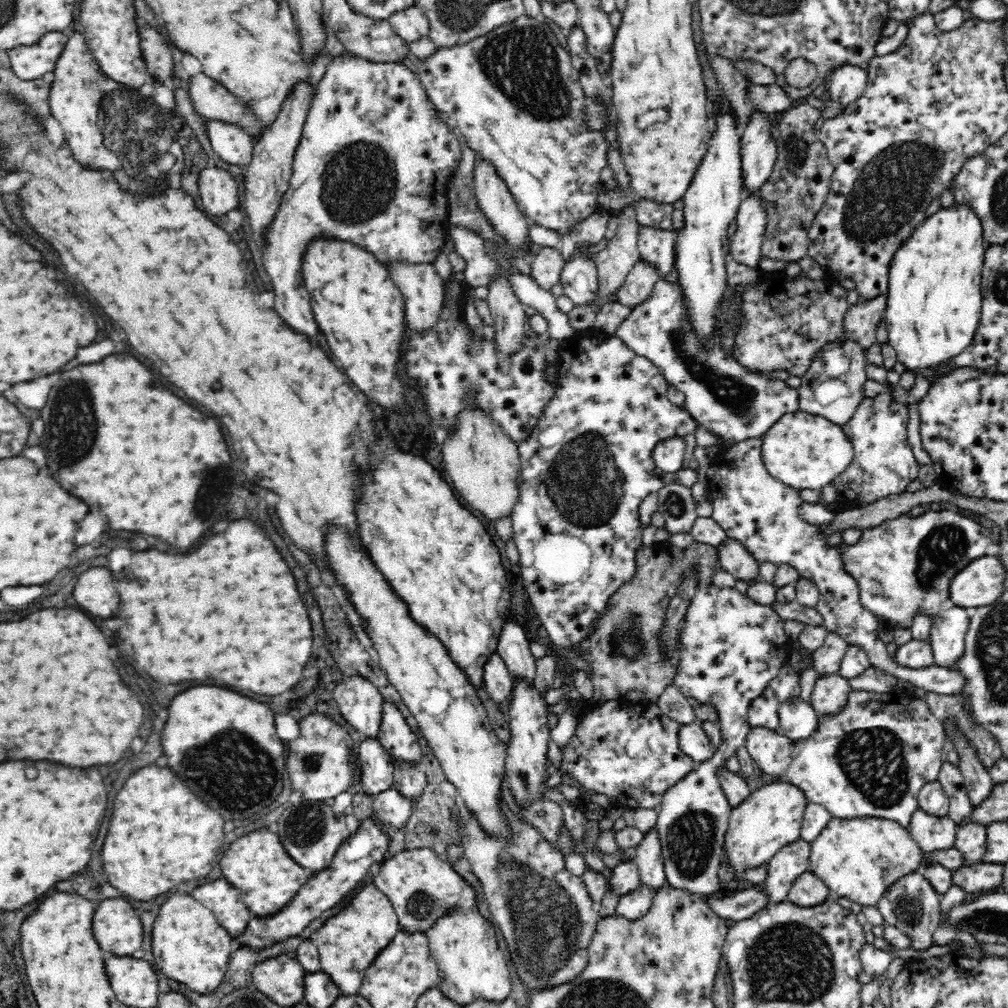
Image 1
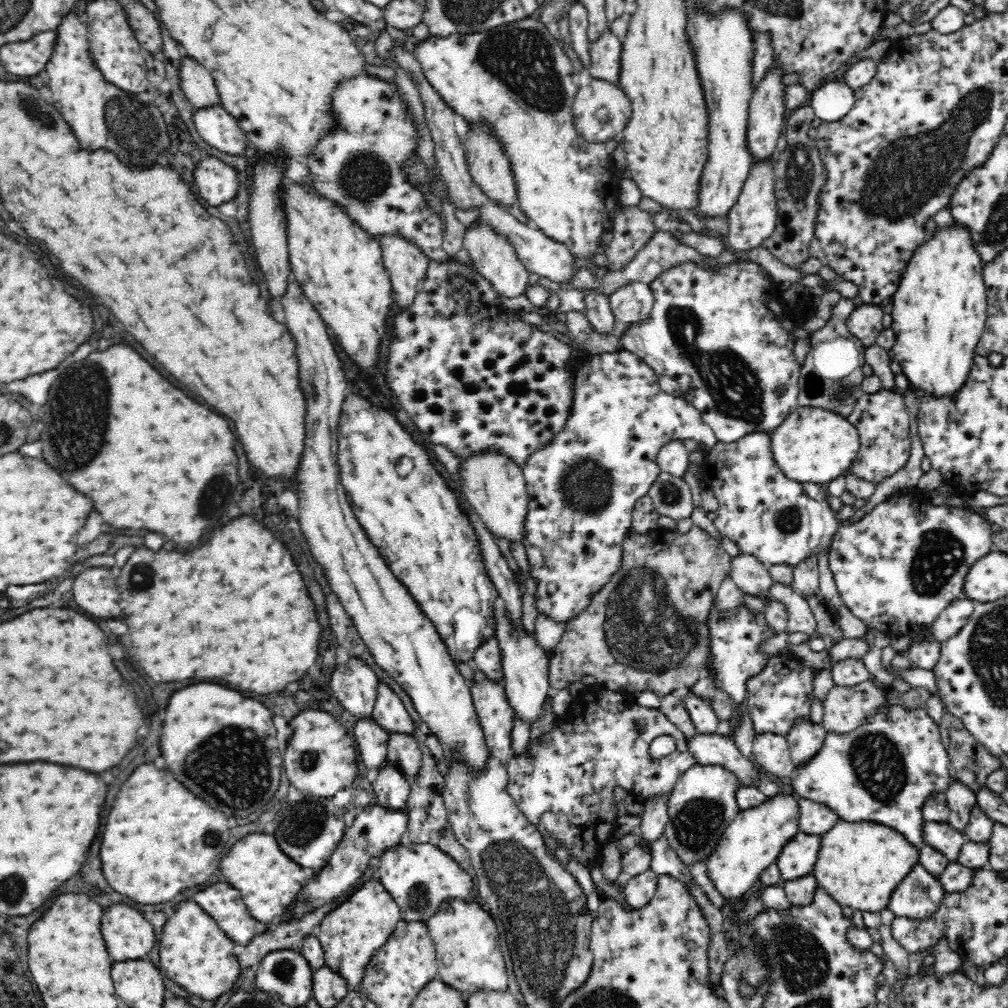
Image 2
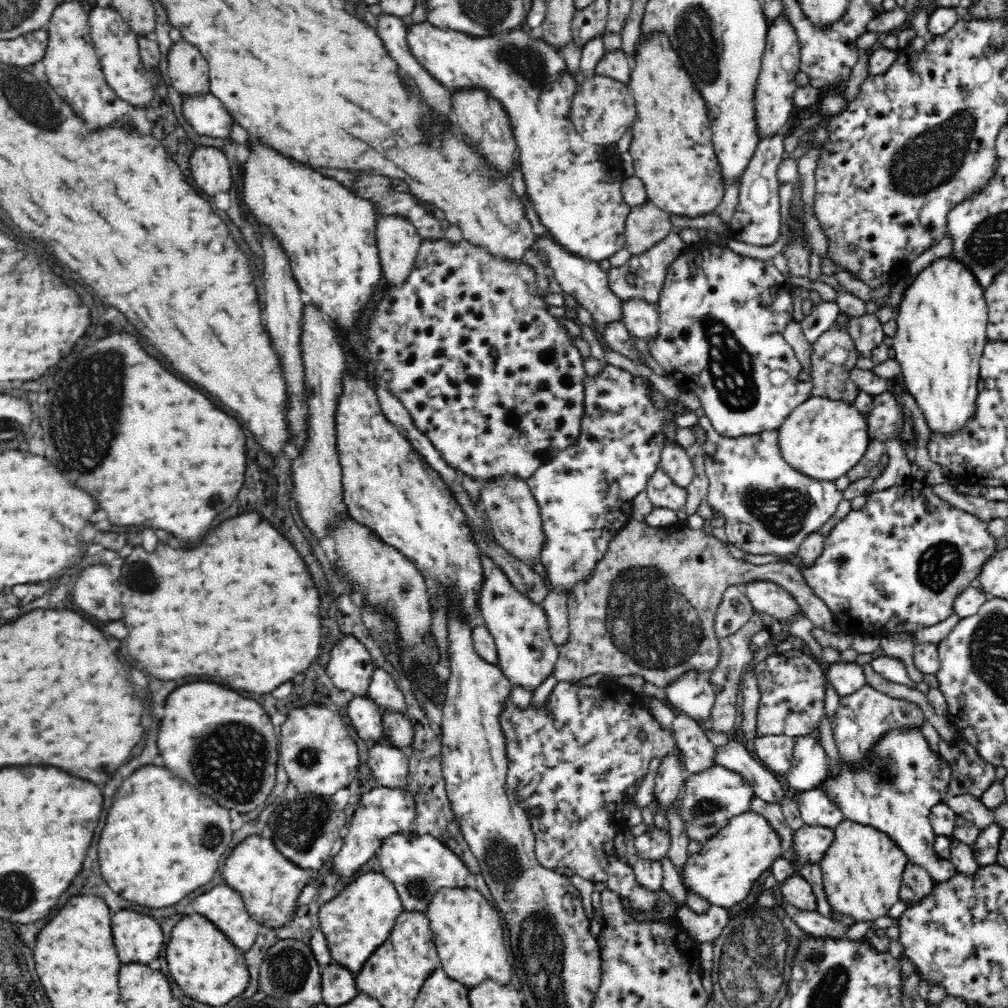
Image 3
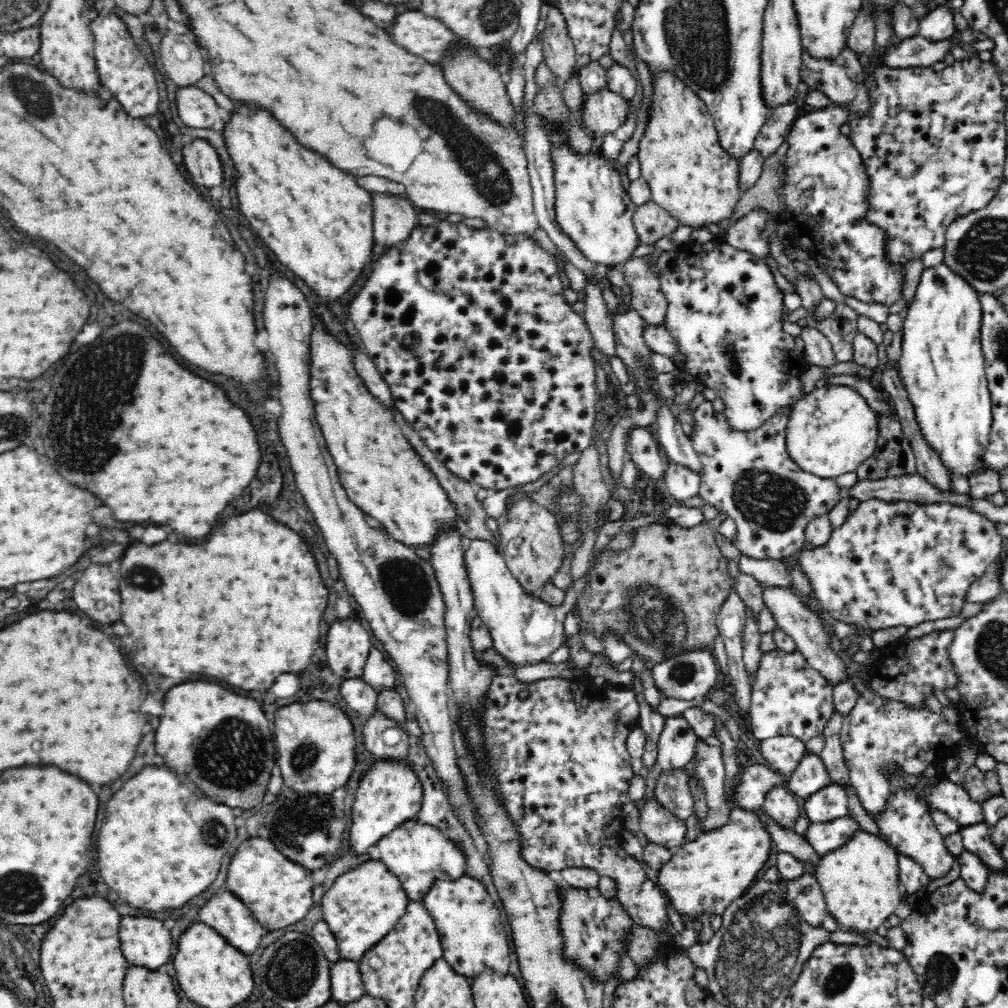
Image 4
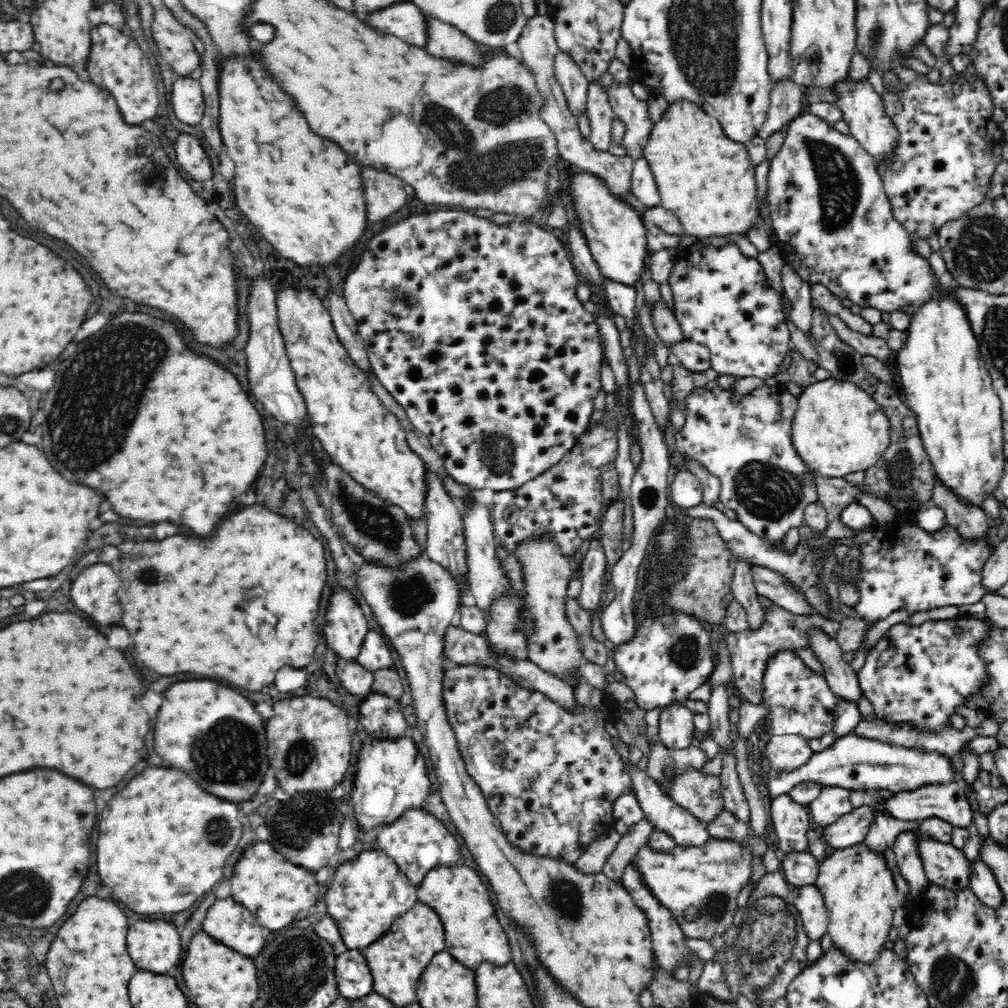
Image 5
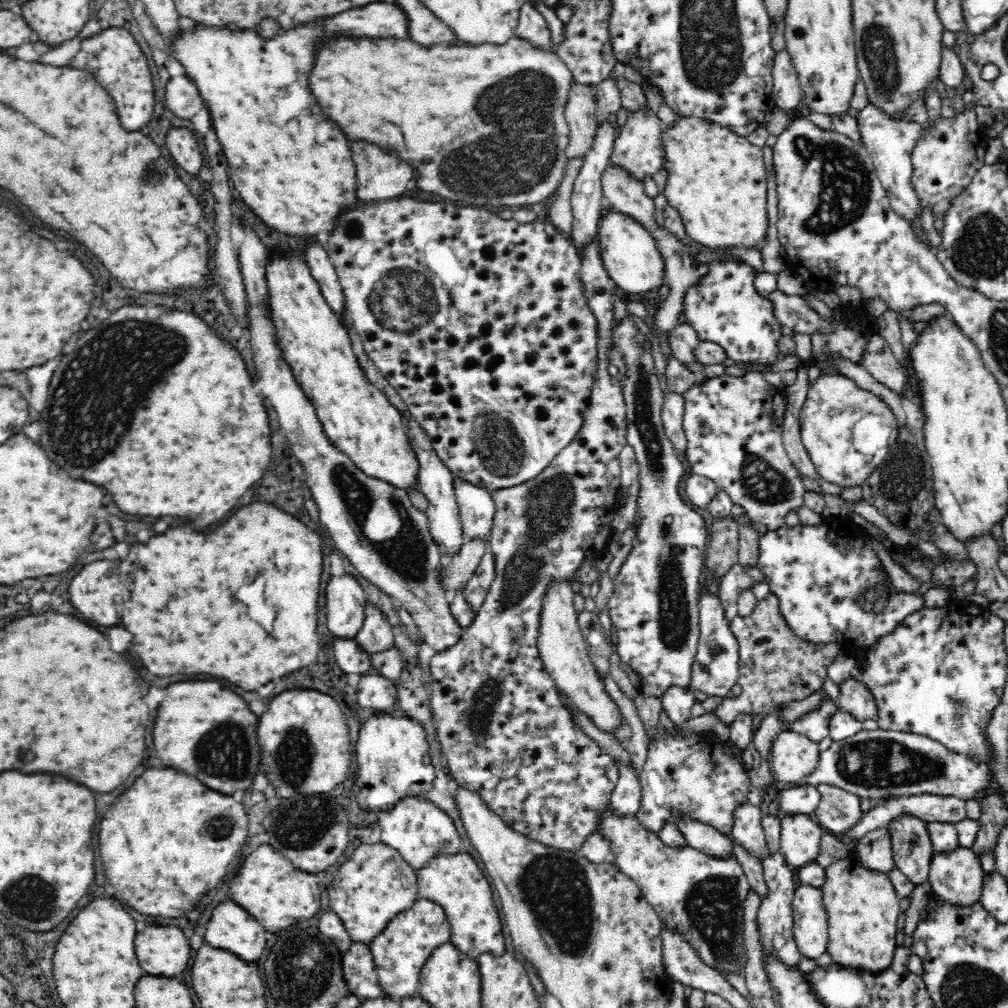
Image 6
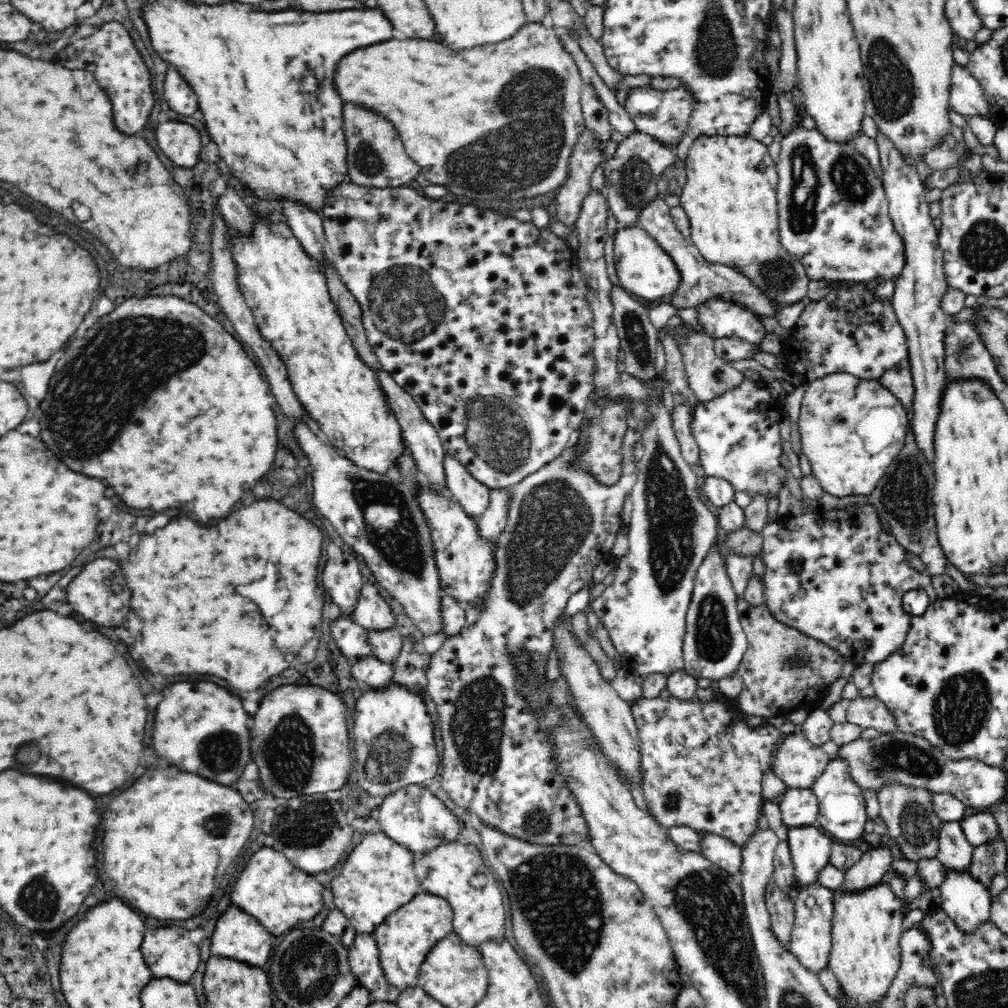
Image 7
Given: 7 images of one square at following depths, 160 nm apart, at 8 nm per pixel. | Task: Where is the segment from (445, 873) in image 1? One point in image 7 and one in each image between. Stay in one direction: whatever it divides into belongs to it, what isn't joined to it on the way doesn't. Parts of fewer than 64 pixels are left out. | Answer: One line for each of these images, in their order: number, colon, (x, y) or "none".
2: (420, 877)
3: (419, 866)
4: (418, 854)
5: (417, 842)
6: (418, 829)
7: (412, 815)

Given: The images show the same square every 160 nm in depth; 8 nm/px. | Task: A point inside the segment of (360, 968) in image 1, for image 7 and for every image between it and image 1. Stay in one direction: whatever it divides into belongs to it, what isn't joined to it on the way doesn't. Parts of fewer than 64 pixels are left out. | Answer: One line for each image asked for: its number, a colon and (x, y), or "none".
2: (350, 935)
3: (355, 923)
4: (363, 906)
5: (369, 892)
6: (375, 884)
7: (378, 878)

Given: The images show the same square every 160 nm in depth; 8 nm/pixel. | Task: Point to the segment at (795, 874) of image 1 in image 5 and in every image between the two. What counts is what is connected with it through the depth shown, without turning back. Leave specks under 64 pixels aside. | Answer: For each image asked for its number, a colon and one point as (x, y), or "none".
2: (798, 857)
3: (809, 843)
4: (824, 837)
5: (851, 829)

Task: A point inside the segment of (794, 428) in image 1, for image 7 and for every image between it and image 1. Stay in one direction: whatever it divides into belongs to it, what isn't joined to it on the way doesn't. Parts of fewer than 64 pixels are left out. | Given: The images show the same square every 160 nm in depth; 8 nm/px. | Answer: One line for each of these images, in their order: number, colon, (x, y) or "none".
2: (814, 445)
3: (822, 438)
4: (832, 430)
5: (838, 428)
6: (847, 431)
7: (851, 429)

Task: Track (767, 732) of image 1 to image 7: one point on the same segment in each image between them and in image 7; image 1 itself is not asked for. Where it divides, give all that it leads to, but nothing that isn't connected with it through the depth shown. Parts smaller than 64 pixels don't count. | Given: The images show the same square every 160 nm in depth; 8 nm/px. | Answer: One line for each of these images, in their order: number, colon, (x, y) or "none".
2: (771, 751)
3: (775, 751)
4: (783, 753)
5: (788, 752)
6: (793, 756)
7: (798, 763)

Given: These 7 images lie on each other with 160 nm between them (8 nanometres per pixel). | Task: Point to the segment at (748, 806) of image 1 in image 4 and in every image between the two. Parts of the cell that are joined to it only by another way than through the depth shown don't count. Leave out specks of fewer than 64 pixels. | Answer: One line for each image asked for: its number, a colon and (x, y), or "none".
2: (752, 841)
3: (723, 872)
4: (704, 876)

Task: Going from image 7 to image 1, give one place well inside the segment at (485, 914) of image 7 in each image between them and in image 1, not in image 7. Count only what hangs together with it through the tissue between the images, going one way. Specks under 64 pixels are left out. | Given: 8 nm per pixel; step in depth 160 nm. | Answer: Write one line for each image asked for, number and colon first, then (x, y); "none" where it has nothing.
1: (471, 966)
2: (465, 938)
3: (468, 933)
4: (472, 939)
5: (472, 933)
6: (455, 882)

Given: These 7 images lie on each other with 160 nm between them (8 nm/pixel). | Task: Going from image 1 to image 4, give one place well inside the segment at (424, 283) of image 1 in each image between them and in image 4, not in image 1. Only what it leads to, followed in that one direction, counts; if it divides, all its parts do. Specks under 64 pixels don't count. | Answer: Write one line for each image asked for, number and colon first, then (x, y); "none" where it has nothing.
2: (407, 266)
3: (398, 242)
4: (394, 219)

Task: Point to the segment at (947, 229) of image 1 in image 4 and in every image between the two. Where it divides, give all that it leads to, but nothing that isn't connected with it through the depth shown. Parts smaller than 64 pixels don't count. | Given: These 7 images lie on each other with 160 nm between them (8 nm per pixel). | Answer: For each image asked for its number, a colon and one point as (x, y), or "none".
2: (939, 310)
3: (942, 319)
4: (942, 366)

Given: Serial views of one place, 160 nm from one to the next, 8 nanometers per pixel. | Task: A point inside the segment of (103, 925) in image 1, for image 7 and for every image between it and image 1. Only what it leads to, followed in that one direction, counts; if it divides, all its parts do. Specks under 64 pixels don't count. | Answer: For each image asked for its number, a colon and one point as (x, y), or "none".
2: (126, 932)
3: (138, 938)
4: (145, 942)
5: (154, 946)
6: (161, 951)
7: (169, 952)

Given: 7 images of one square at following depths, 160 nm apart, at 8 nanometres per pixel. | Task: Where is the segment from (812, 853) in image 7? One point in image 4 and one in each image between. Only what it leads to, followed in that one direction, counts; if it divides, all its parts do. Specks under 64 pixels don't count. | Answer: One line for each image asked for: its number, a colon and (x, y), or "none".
4: (780, 805)
5: (791, 820)
6: (800, 834)

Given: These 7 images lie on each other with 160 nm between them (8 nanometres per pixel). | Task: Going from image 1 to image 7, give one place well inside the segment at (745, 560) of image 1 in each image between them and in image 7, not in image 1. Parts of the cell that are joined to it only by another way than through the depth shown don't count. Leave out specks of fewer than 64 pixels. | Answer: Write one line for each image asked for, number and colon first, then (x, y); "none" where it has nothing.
2: (746, 571)
3: (765, 596)
4: (794, 618)
5: (842, 679)
6: (854, 696)
7: (865, 711)

